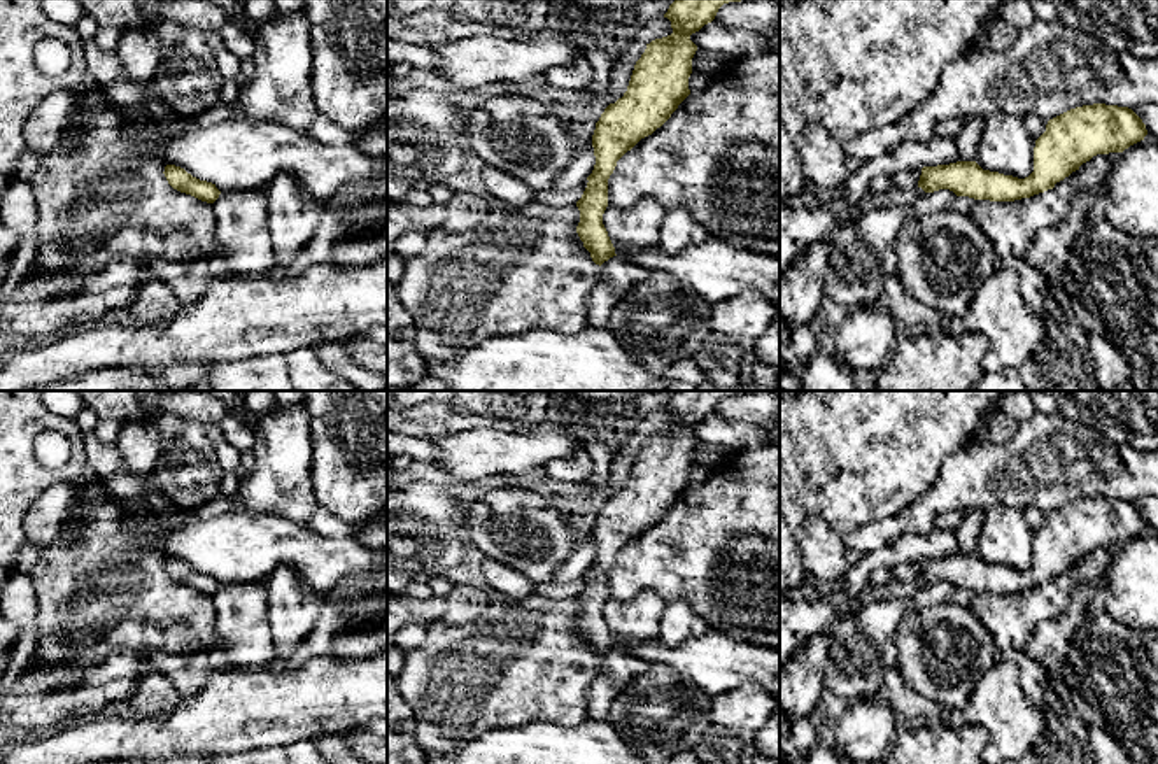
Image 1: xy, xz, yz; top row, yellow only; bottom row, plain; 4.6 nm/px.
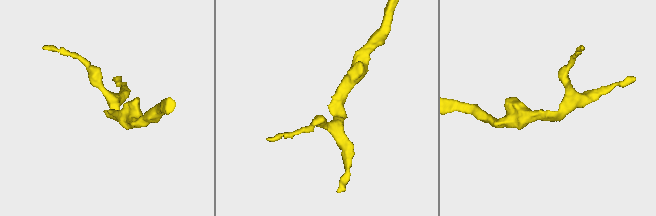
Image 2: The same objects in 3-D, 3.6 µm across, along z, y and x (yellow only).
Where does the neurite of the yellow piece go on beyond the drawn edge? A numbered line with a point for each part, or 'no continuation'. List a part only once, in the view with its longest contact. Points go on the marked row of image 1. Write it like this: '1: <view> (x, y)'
no continuation

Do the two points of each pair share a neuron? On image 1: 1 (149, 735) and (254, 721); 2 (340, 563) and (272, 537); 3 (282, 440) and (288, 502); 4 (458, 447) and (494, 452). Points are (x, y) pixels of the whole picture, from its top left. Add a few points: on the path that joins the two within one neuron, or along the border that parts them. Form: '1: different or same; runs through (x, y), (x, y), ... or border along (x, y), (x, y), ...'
1: same; runs through (176, 733), (193, 726), (228, 721)
2: same; runs through (323, 561), (317, 561), (300, 547), (289, 545)
3: same; runs through (282, 456), (282, 486)
4: same; runs through (466, 452), (486, 452)

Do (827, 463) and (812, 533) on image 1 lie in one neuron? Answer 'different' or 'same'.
different

